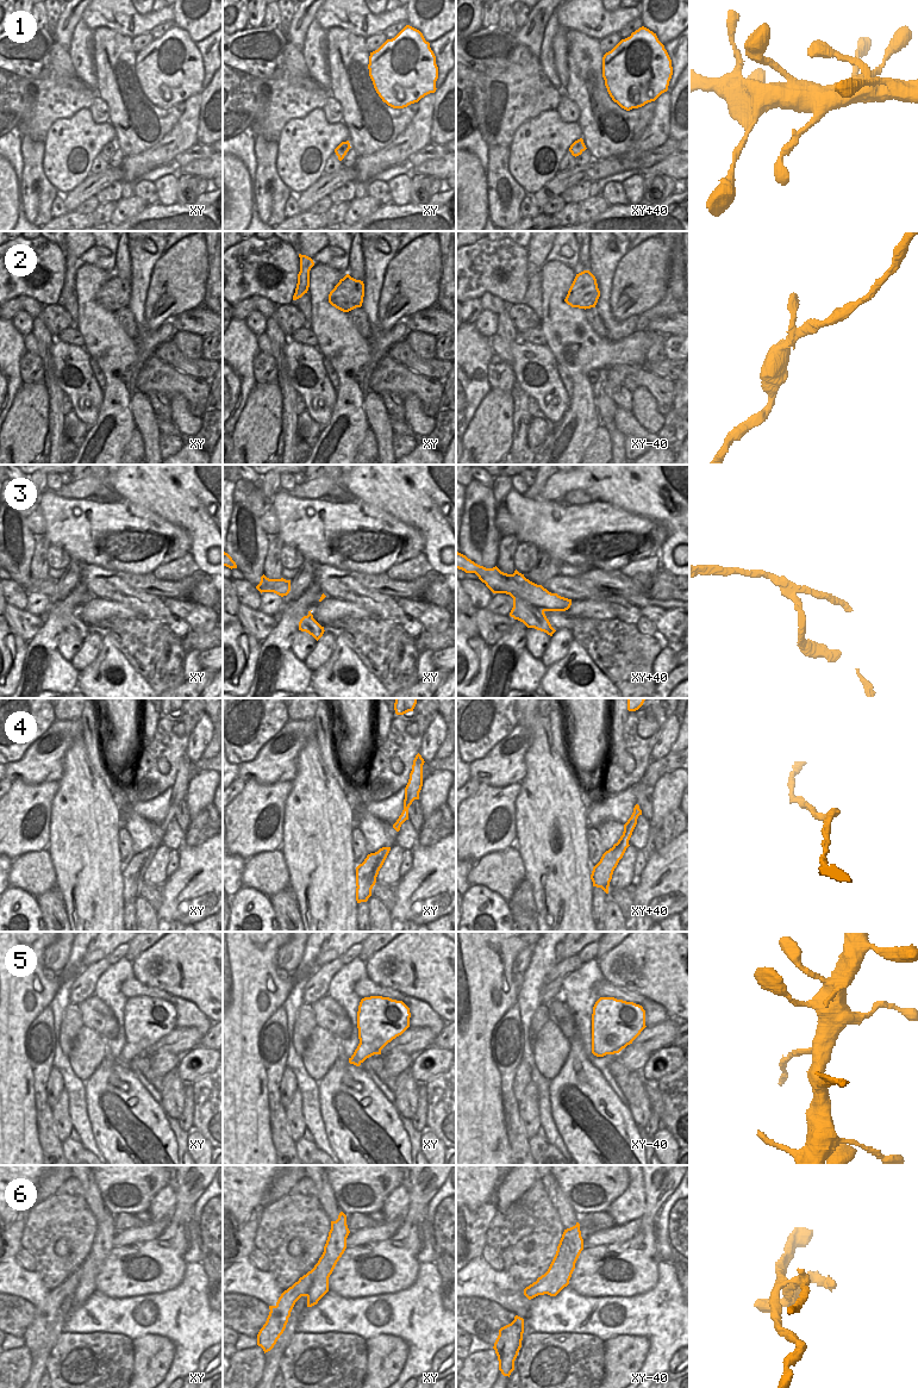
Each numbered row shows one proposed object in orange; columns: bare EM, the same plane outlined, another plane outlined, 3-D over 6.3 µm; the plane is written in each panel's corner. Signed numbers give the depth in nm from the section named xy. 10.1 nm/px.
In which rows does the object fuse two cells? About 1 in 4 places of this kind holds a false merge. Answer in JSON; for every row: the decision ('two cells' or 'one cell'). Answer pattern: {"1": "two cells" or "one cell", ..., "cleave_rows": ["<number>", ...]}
{"1": "one cell", "2": "one cell", "3": "two cells", "4": "one cell", "5": "two cells", "6": "two cells", "cleave_rows": ["3", "5", "6"]}

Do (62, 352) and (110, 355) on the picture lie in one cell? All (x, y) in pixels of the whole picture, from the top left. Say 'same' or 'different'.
different

